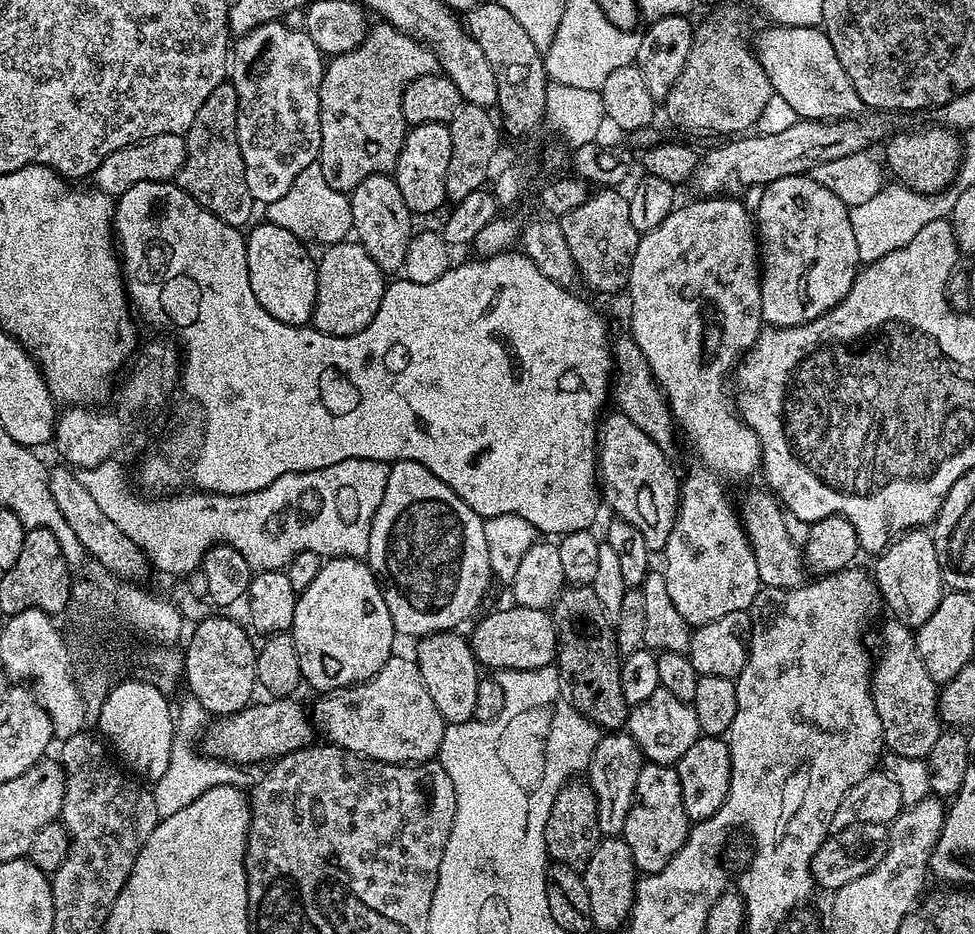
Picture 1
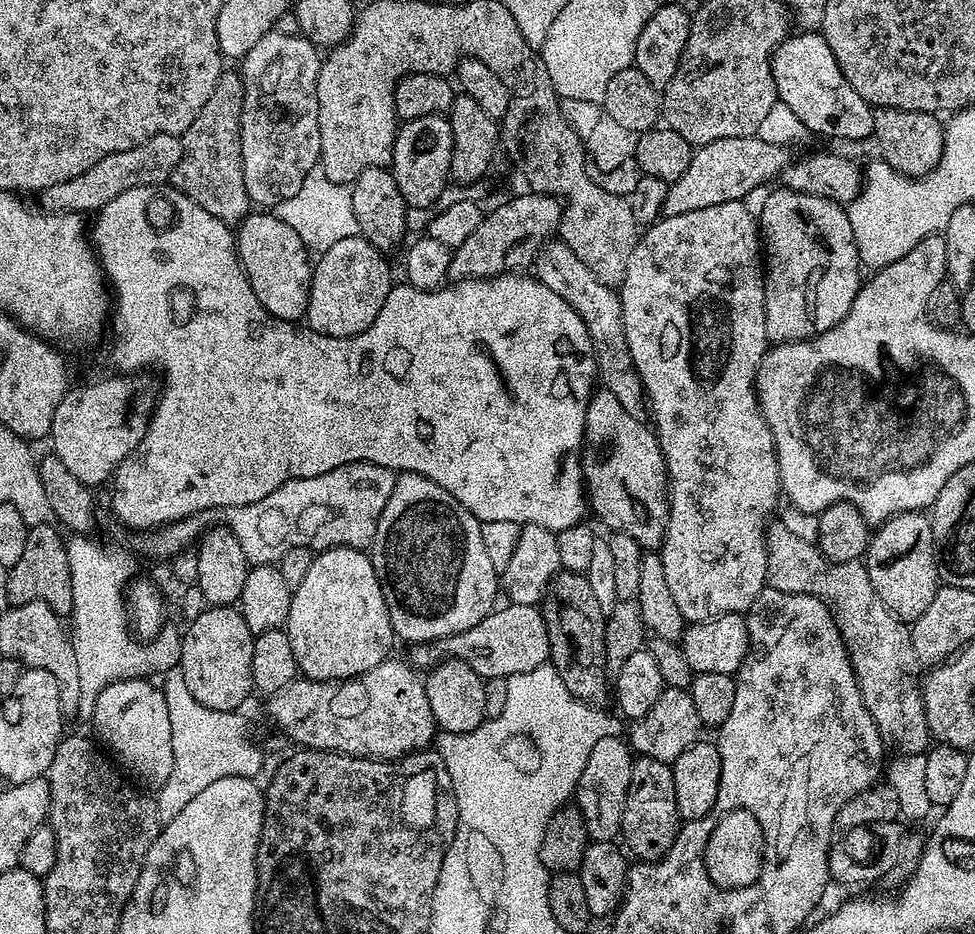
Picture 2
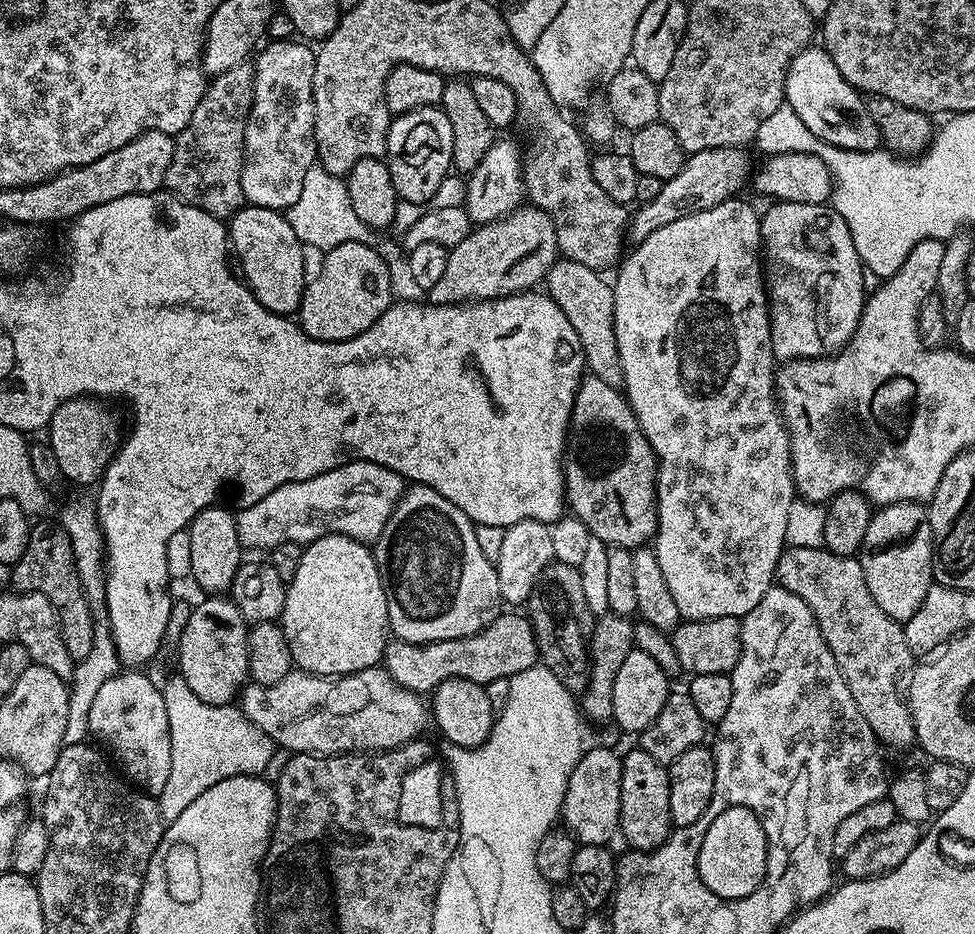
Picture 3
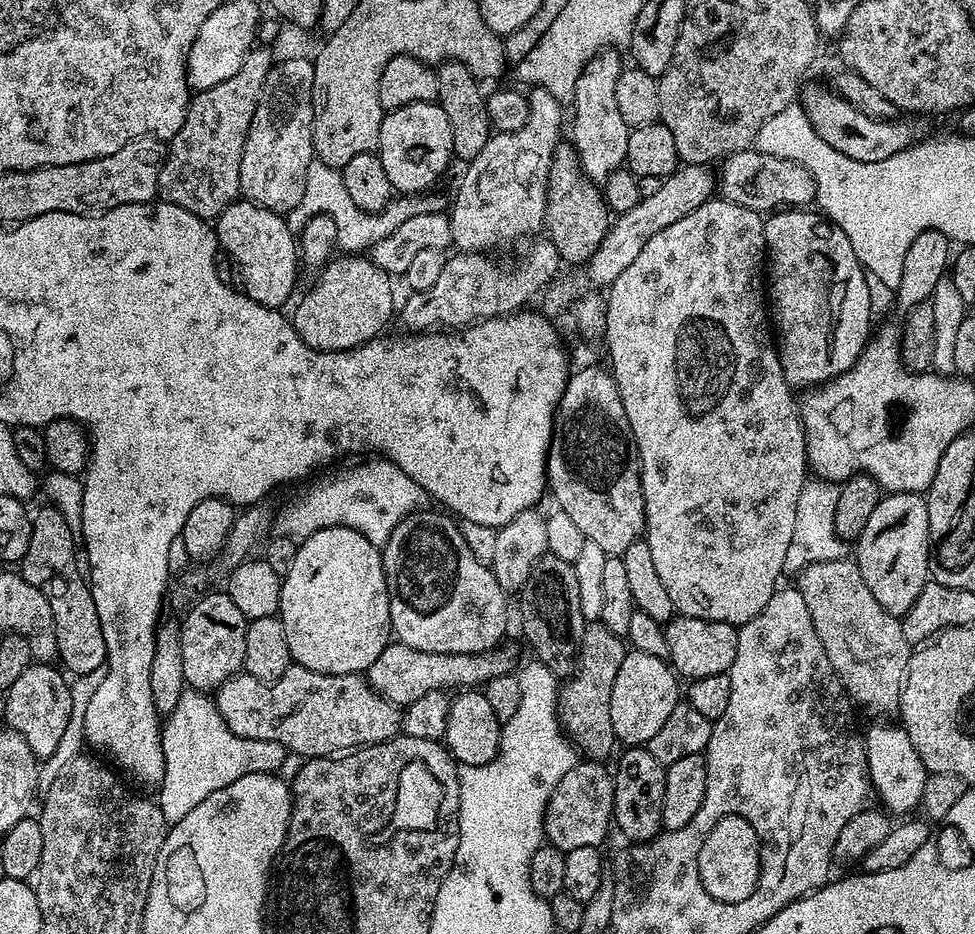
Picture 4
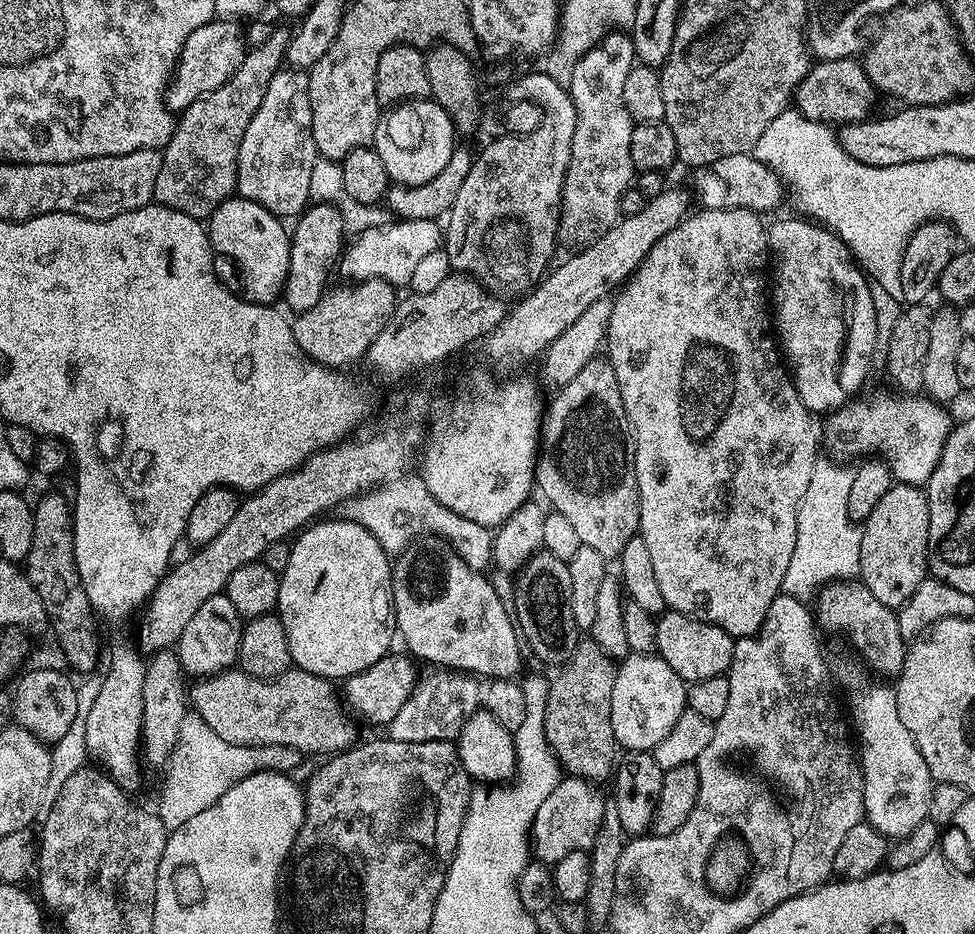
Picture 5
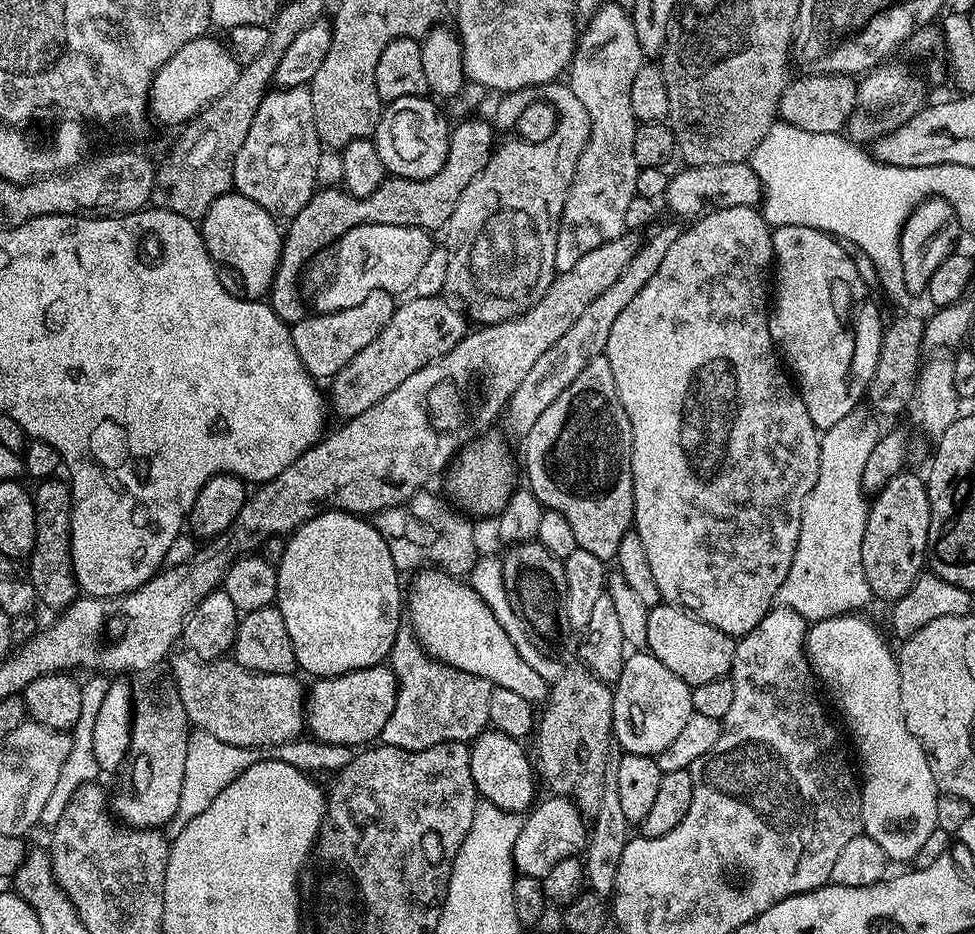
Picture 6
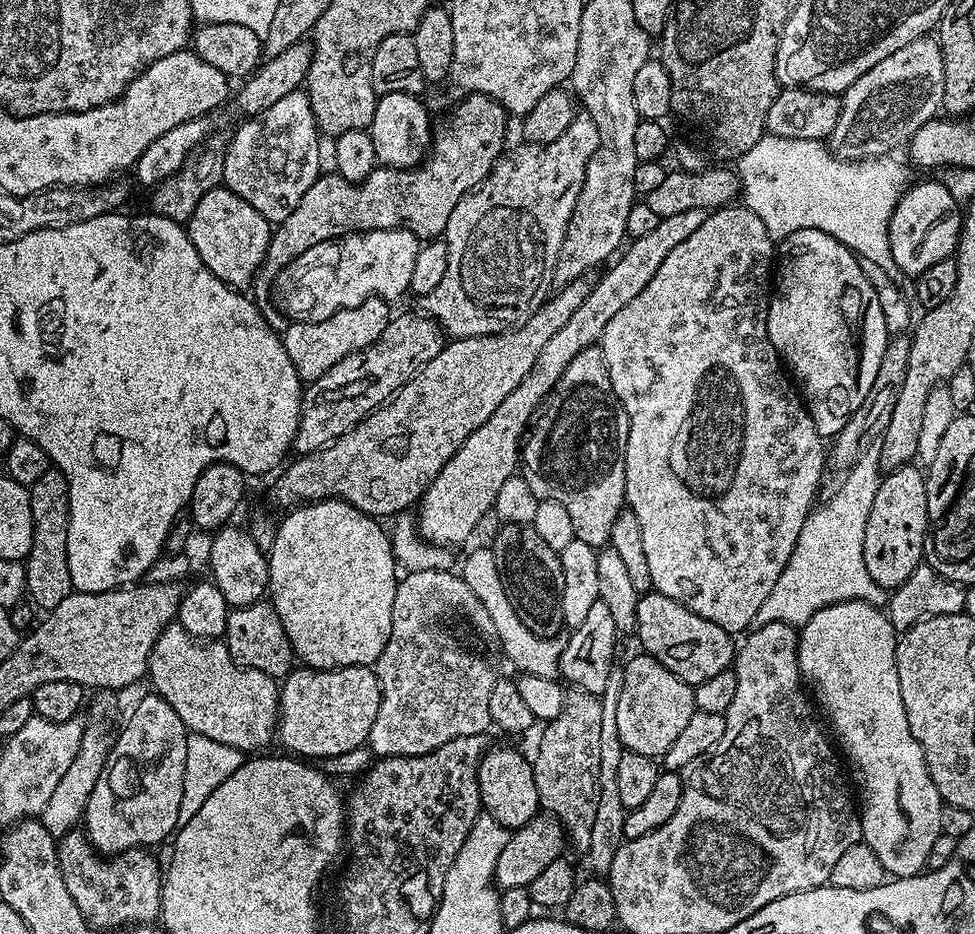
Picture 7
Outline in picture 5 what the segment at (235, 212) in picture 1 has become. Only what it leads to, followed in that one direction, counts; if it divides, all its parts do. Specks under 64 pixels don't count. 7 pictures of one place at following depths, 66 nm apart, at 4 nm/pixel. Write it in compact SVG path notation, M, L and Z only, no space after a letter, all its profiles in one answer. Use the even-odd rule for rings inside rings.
M273 27L270 38L262 42L262 46L249 47L245 51L244 61L226 83L218 86L218 90L210 90L210 94L190 102L190 106L179 113L174 134L162 150L162 170L158 170L158 182L154 182L152 195L155 203L203 221L211 216L223 200L229 199L236 192L236 163L238 150L242 146L242 134L246 134L250 118L258 114L258 106L262 106L262 98L266 98L266 86L270 86L270 78L274 78L274 74L285 63L289 39L289 29Z

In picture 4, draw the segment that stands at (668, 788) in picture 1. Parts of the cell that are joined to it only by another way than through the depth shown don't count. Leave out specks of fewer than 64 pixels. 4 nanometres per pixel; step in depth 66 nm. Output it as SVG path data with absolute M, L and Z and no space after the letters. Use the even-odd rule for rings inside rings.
M628 746L623 749L620 761L614 767L615 827L628 842L652 840L662 831L662 798L666 798L666 768L650 754L647 747Z

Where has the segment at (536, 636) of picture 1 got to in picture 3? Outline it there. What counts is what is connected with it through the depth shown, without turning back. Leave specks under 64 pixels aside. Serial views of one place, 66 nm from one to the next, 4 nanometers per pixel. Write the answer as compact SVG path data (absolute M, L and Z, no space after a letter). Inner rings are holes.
M501 614L493 624L480 632L457 640L411 644L405 640L393 639L384 645L382 657L382 667L388 671L390 678L394 678L394 682L398 682L406 690L417 694L431 694L438 685L447 680L469 680L487 686L498 678L522 674L522 670L536 663L536 635L532 629L532 621L524 614Z

